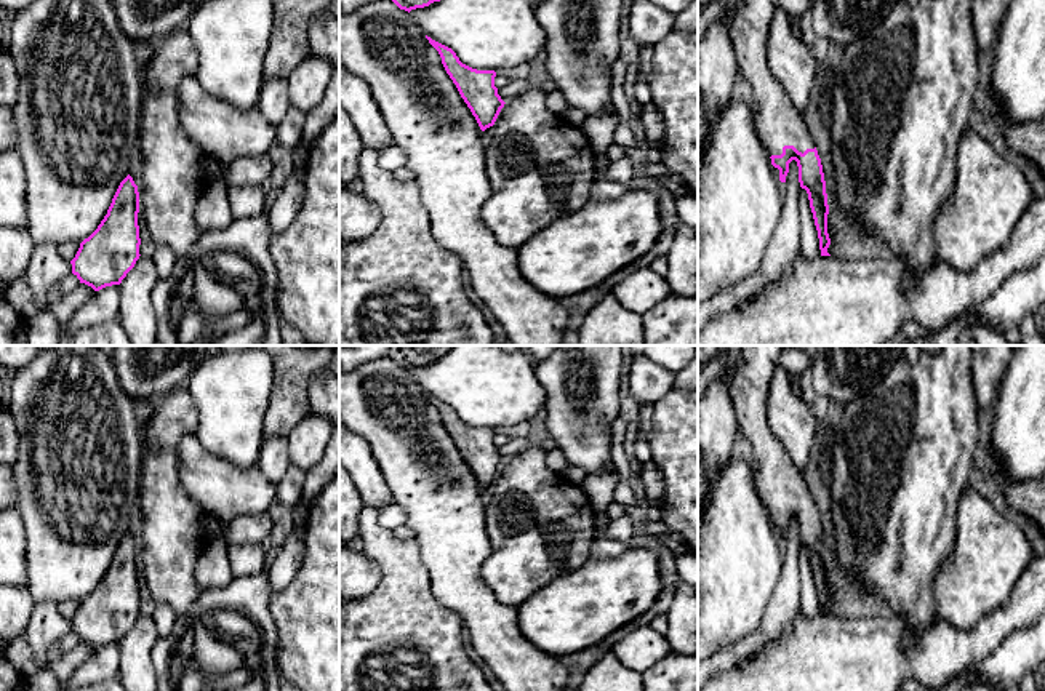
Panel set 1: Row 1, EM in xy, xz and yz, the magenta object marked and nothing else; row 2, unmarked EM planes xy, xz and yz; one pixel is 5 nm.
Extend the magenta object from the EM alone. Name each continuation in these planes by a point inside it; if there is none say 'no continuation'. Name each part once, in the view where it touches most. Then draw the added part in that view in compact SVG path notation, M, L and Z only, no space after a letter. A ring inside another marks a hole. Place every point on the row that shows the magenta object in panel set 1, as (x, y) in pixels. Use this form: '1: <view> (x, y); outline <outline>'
1: yz (778, 123); outline M738 0L725 16L738 69L752 88L755 130L770 157L781 155L784 146L794 146L802 154L815 149L803 114L792 106L768 66L768 34L778 6L778 0Z

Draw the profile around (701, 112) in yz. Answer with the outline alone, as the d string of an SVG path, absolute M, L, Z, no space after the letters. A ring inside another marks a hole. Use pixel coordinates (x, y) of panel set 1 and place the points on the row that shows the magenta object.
M698 94L698 163L704 138L706 138L706 109L701 94Z

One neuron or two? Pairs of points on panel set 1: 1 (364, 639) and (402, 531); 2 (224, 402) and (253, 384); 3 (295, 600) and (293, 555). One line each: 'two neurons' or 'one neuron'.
1: two neurons
2: one neuron
3: two neurons

